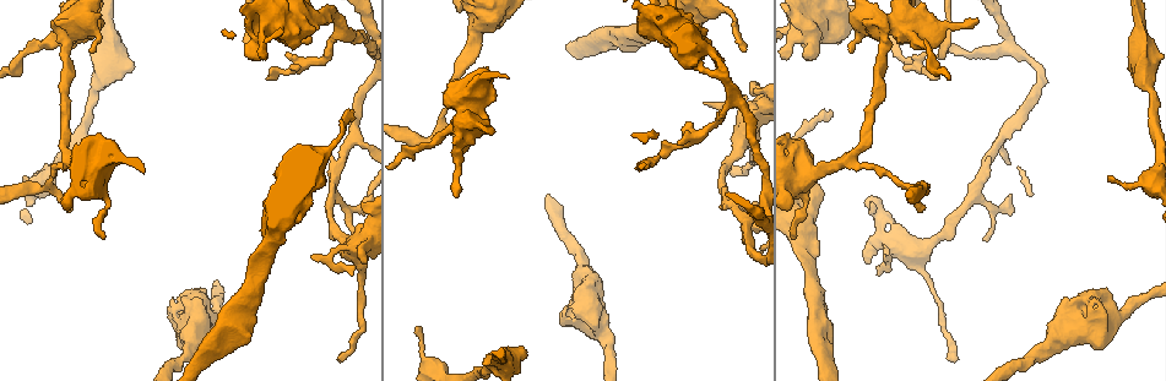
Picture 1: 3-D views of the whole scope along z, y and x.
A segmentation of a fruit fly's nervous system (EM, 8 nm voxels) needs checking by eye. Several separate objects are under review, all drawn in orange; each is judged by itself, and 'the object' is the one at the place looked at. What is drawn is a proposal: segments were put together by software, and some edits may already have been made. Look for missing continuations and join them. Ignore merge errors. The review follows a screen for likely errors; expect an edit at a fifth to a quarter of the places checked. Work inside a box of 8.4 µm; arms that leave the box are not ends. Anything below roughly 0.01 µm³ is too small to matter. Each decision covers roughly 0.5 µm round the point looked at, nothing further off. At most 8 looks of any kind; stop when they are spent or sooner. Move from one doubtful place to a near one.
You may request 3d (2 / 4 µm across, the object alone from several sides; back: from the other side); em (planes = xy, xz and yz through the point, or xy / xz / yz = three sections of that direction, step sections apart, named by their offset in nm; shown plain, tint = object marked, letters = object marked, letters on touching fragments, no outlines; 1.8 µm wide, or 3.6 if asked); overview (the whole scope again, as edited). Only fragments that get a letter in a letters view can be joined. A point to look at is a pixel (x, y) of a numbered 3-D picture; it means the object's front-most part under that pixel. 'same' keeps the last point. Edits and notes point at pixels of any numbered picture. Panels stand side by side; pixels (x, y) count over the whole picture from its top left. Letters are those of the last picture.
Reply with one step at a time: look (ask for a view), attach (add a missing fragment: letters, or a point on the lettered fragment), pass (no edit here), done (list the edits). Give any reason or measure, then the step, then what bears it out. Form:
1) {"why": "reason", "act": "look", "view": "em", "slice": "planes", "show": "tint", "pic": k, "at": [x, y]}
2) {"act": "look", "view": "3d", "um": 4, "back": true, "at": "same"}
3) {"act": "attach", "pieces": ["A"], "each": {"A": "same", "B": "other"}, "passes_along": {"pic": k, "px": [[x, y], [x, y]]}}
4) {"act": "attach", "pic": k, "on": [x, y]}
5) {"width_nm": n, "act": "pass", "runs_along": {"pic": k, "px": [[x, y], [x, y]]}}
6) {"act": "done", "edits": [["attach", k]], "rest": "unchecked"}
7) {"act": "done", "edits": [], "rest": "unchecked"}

{"why": "sudden change in width", "act": "look", "view": "3d", "um": 4, "pic": 1, "at": [475, 109]}

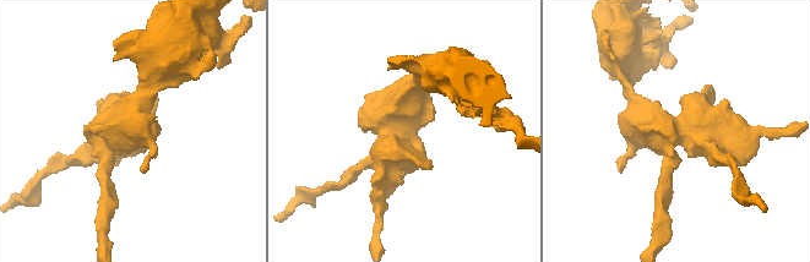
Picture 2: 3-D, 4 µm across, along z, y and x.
{"act": "look", "view": "em", "um": 3.6, "slice": "xy", "step": 16, "show": "tint", "pic": 2, "at": [404, 134]}

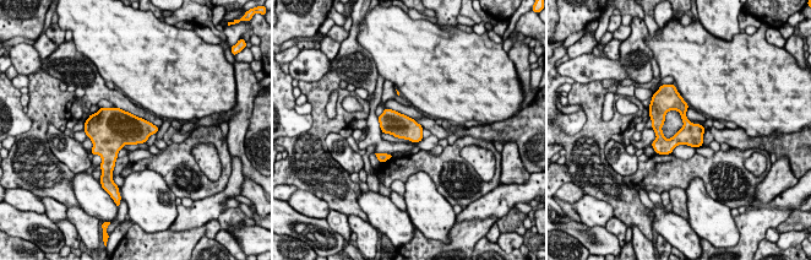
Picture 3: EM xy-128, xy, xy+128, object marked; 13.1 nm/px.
{"why": "another direction", "act": "look", "view": "em", "um": 3.6, "slice": "planes", "show": "letters", "at": "same"}

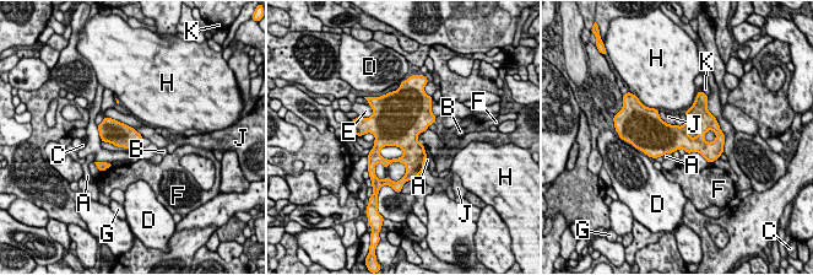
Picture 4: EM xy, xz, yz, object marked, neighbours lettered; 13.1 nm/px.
{"longest_contact_nm": ["J", 320], "act": "pass", "each": {"A": "other", "B": "other", "C": "other", "D": "other", "E": "other", "F": "other", "G": "other", "H": "other", "J": "other", "K": "other"}, "border": {"pic": 4, "px": [[657, 109], [664, 120], [675, 124]]}, "found": "no lettered fragment goes on from it"}

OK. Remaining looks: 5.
{"why": "abrupt turn", "act": "look", "view": "em", "slice": "planes", "show": "plain", "pic": 1, "at": [68, 156]}

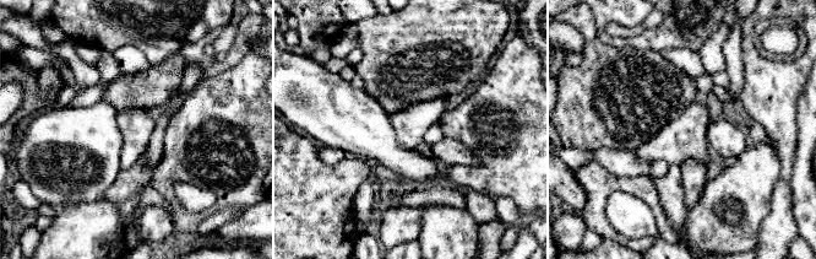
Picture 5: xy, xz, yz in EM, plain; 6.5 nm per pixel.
{"act": "look", "view": "em", "slice": "planes", "show": "letters", "at": "same"}

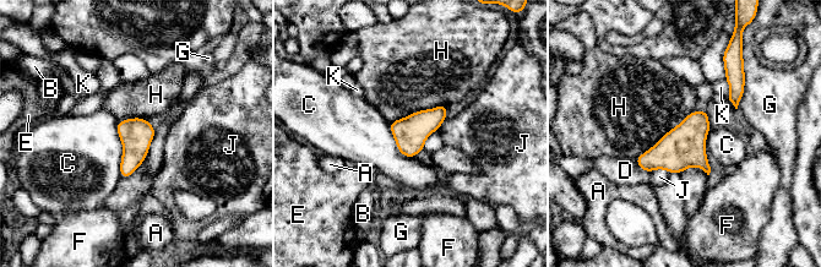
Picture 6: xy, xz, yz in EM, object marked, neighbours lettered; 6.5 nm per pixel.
{"act": "pass", "each": {"A": "other", "B": "other", "C": "other", "D": "other", "E": "other", "F": "other", "G": "other", "H": "other", "J": "other", "K": "other"}, "border": {"pic": 6, "px": [[694, 109], [635, 159]]}, "found": "no lettered fragment goes on from it"}

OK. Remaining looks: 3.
{"why": "thin end", "act": "look", "view": "3d", "um": 4, "pic": 1, "at": [933, 78]}

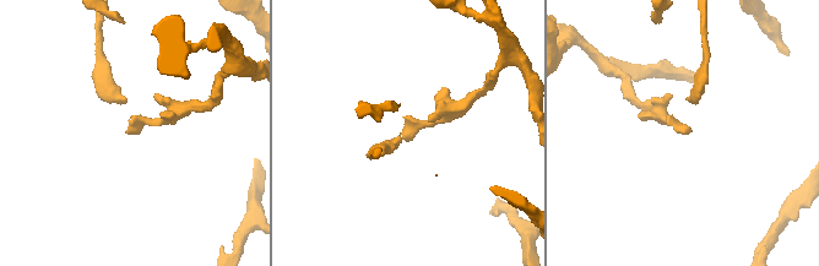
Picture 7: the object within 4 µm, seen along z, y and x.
{"why": "now the EM", "act": "look", "view": "em", "slice": "planes", "show": "plain", "pic": 7, "at": [684, 132]}

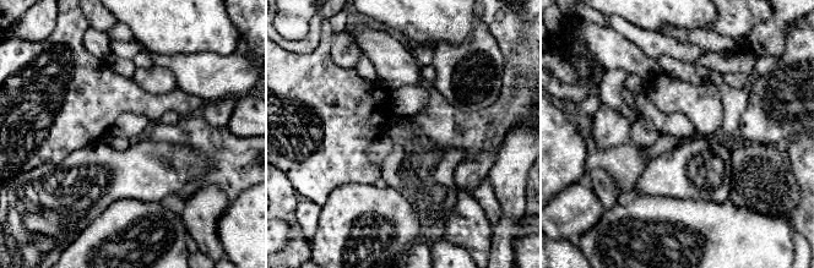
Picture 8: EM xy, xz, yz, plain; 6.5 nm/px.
{"why": "see the neighbours", "act": "look", "view": "em", "slice": "planes", "show": "letters", "at": "same"}

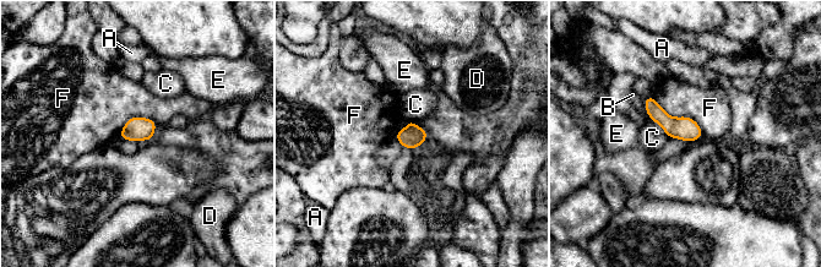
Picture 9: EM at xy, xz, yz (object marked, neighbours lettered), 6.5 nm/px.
{"width_nm": 150, "longest_contact_nm": ["F", 420], "act": "pass", "each": {"A": "other", "B": "other", "C": "other", "D": "other", "E": "other", "F": "other"}, "found": "no lettered fragment goes on from it"}

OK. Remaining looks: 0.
{"act": "done", "edits": [], "rest": "unchecked"}

